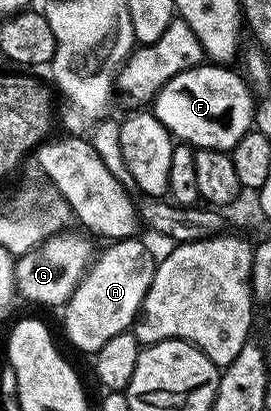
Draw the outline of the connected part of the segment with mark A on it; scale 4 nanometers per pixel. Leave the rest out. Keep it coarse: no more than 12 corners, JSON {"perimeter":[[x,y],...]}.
{"perimeter":[[110,242],[64,304],[65,335],[95,353],[132,328],[155,270]]}

